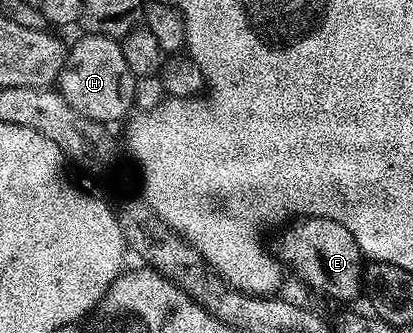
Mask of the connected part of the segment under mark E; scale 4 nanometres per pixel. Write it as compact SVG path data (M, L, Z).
M324 216L312 218L299 217L276 242L276 249L286 258L295 274L311 277L319 295L335 298L338 302L350 302L364 290L362 272L364 255L356 244L356 236L344 228L344 224L336 224L336 220L328 220Z

